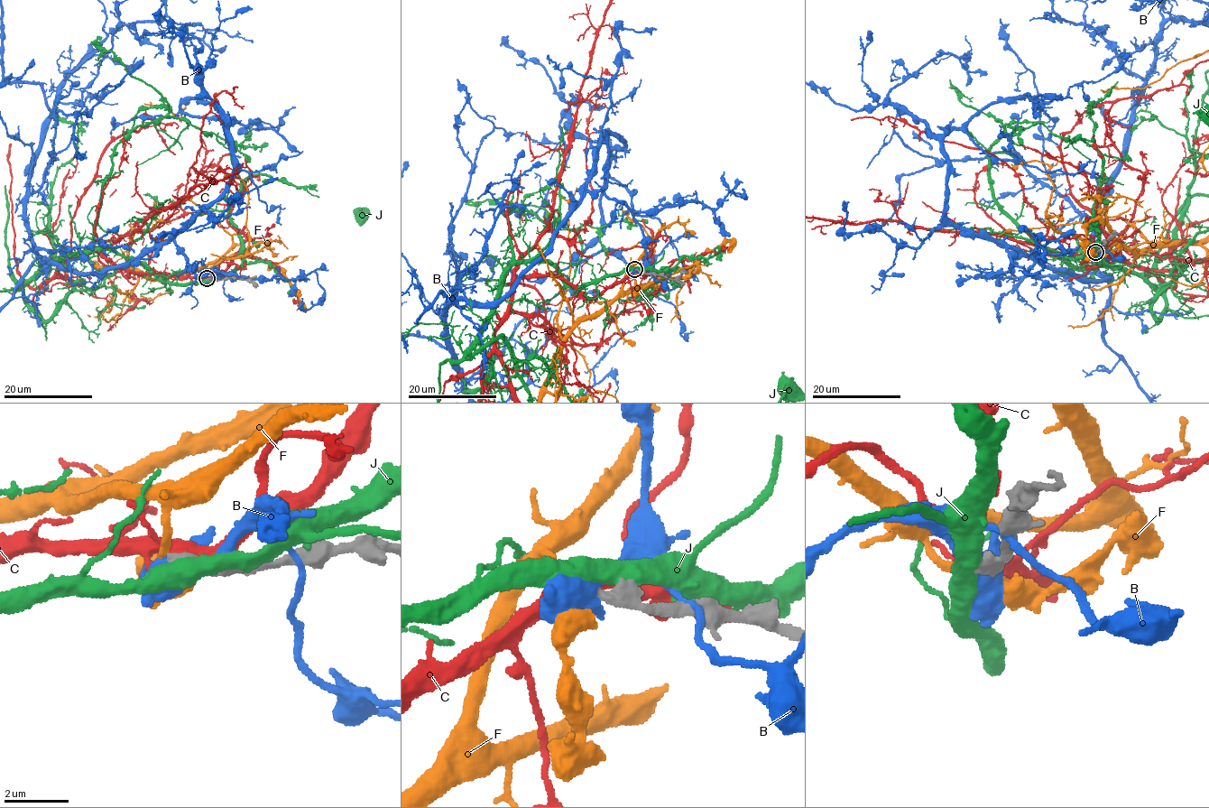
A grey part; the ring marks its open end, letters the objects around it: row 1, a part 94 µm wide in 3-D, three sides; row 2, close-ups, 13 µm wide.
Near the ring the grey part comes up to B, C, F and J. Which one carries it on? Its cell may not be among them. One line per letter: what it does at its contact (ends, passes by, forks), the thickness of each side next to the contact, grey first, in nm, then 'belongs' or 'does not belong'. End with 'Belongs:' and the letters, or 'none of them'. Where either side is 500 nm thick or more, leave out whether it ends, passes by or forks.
B: calibres 380 and 500 nm; does not belong
C: it forks; calibres 380 and 360 nm; does not belong
F: it passes by; calibres 300 and 240 nm; does not belong
J: calibres 440 and 550 nm; does not belong
Belongs: none of them

